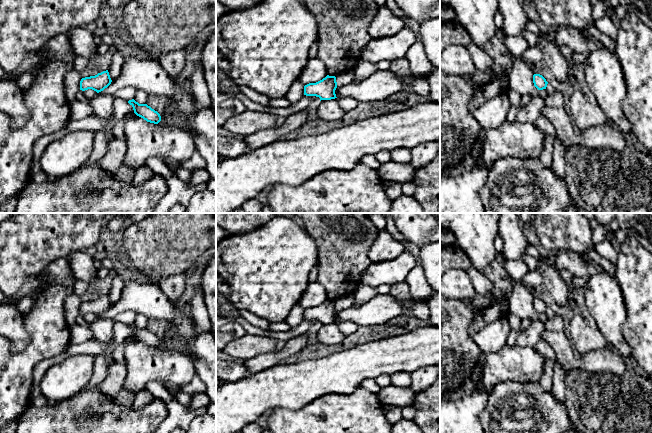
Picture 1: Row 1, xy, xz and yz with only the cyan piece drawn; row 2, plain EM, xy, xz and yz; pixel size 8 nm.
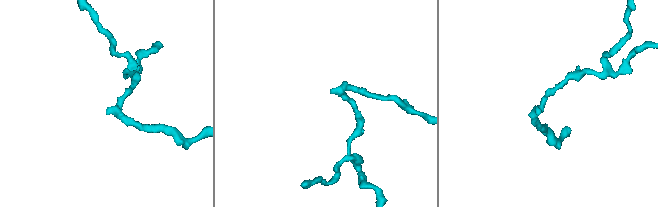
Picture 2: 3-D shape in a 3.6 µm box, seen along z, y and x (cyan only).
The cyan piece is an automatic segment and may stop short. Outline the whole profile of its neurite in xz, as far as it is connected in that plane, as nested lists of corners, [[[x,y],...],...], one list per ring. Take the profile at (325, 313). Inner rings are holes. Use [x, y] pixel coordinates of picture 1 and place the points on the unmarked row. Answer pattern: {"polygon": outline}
{"polygon": [[[327,299],[322,304],[316,307],[309,307],[304,310],[304,319],[316,320],[321,324],[335,323],[335,314],[337,312],[337,306],[335,300]]]}

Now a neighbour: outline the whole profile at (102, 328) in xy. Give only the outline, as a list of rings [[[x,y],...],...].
[[[97,318],[93,322],[85,323],[82,327],[88,328],[93,333],[93,339],[106,345],[107,352],[102,355],[107,362],[107,367],[115,362],[113,352],[111,351],[111,344],[113,342],[113,326],[114,320],[107,318]]]

